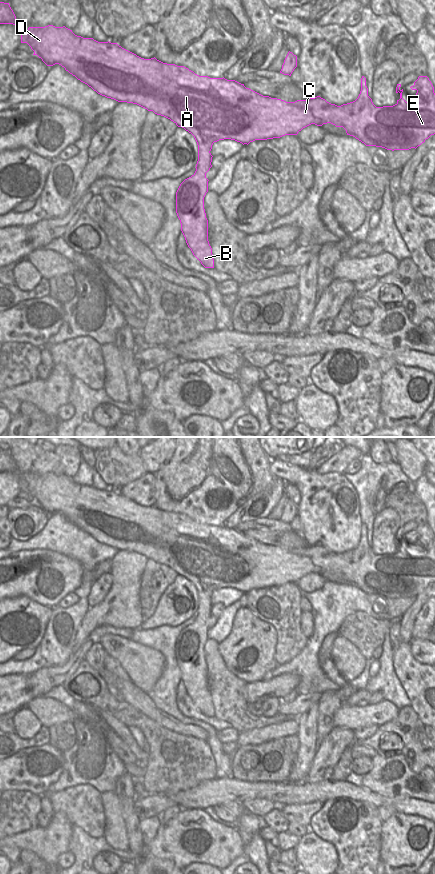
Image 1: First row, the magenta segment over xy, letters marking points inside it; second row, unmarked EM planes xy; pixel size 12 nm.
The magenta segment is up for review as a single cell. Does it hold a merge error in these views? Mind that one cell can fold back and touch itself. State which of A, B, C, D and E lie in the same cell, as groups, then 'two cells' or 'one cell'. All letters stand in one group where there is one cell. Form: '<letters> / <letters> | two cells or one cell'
A B C D E | one cell

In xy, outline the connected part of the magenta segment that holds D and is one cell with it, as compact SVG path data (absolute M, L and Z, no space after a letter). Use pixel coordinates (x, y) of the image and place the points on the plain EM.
M48 473L45 475L29 475L27 479L21 478L21 491L27 491L47 514L59 512L81 530L87 532L98 542L118 550L137 552L157 563L164 564L173 569L178 575L191 581L198 593L198 609L195 621L185 627L176 640L176 661L181 671L181 679L193 703L205 716L214 716L212 696L208 689L208 668L204 657L204 645L208 640L208 627L206 621L212 615L210 601L214 590L231 587L244 592L255 588L280 586L285 583L297 583L303 576L315 572L322 574L331 571L336 575L343 575L347 583L353 584L366 594L382 595L387 598L409 598L417 596L431 583L435 582L435 541L434 535L427 524L419 524L410 536L416 538L413 551L408 551L402 546L401 532L397 532L396 541L400 547L393 554L376 555L368 544L366 526L361 526L361 539L358 546L350 551L337 554L317 544L306 548L286 550L281 547L263 544L235 528L223 526L210 526L199 524L184 514L167 512L155 505L144 507L122 496L117 491L98 490L93 486L83 486L75 483L72 478L63 475Z

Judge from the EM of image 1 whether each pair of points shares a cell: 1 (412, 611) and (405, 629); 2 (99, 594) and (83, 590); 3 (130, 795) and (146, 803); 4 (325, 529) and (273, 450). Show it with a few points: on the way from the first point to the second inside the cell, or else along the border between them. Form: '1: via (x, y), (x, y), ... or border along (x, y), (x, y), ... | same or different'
1: via (410, 615), (406, 625) | same
2: border along (97, 579), (92, 584), (87, 598) | different
3: border along (135, 799), (134, 811), (139, 820) | different
4: border along (271, 458), (276, 459) | different

